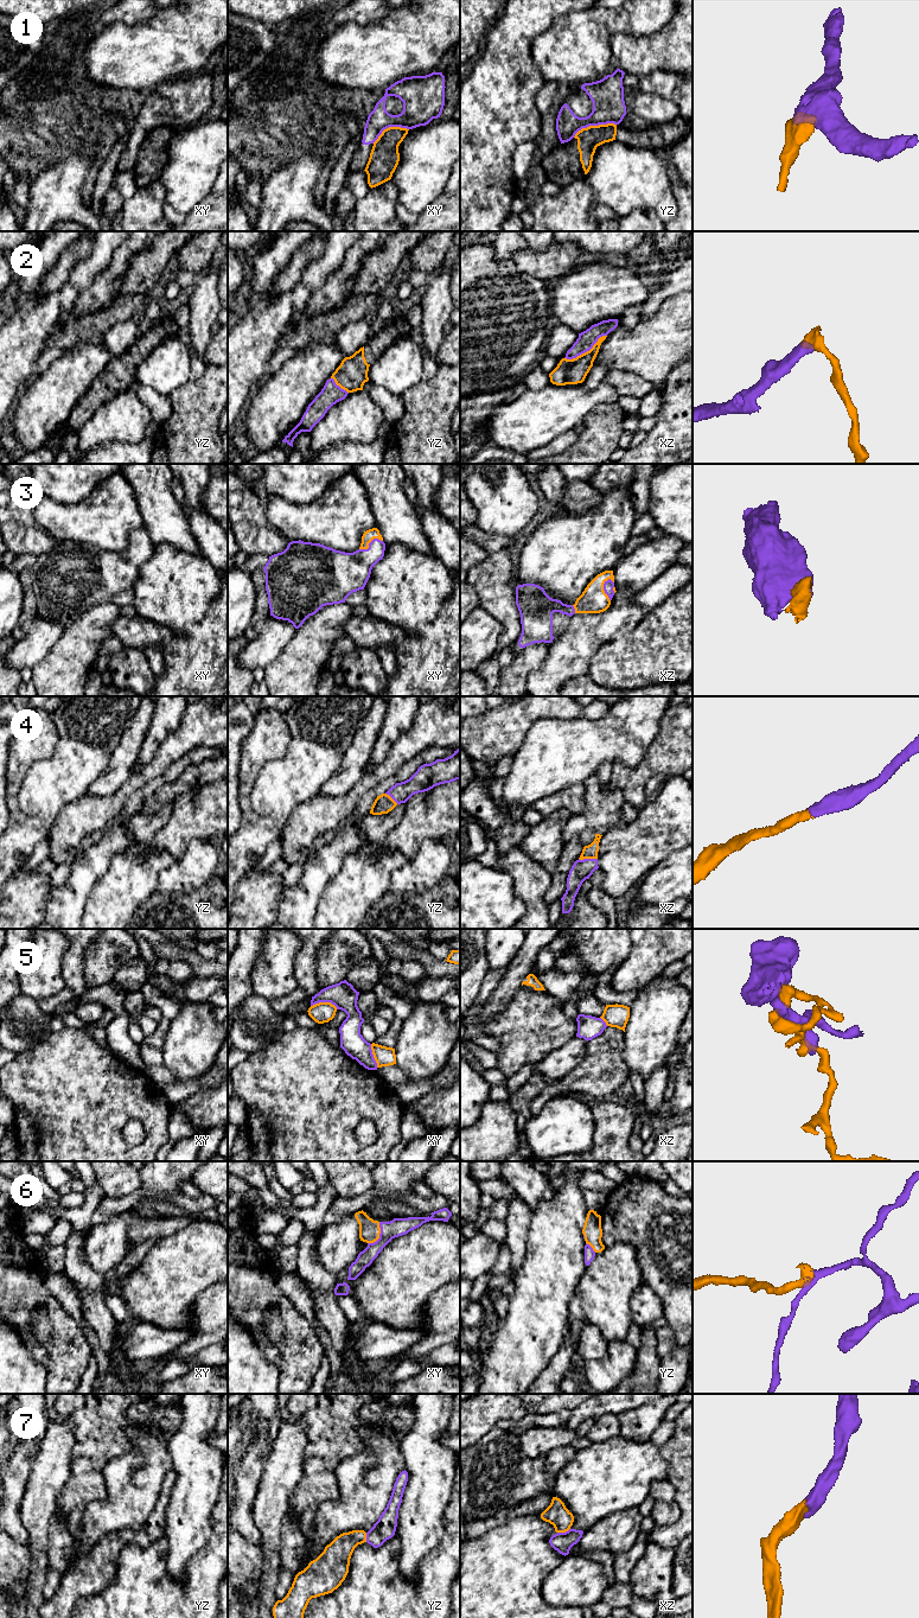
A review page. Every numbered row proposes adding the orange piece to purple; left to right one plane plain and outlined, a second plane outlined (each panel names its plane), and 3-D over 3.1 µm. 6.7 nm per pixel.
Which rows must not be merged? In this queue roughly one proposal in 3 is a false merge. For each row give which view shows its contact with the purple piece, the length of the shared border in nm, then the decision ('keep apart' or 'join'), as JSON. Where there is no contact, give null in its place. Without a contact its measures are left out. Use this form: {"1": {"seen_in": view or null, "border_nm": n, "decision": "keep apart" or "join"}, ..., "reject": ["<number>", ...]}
{"1": {"seen_in": "yz", "border_nm": 300, "decision": "keep apart"}, "2": {"seen_in": "xz", "border_nm": 340, "decision": "join"}, "3": {"seen_in": "xz", "border_nm": 160, "decision": "join"}, "4": {"seen_in": "xz", "border_nm": 130, "decision": "join"}, "5": {"seen_in": "xy", "border_nm": 190, "decision": "keep apart"}, "6": {"seen_in": "xy", "border_nm": 170, "decision": "join"}, "7": {"seen_in": "xz", "border_nm": 90, "decision": "join"}, "reject": ["1", "5"]}

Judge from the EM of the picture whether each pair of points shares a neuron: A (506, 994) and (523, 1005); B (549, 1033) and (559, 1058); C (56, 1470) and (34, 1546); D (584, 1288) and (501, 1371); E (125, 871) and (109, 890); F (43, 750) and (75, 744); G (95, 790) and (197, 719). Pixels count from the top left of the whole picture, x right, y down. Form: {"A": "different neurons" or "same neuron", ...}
{"A": "different neurons", "B": "different neurons", "C": "same neuron", "D": "different neurons", "E": "same neuron", "F": "different neurons", "G": "different neurons"}

